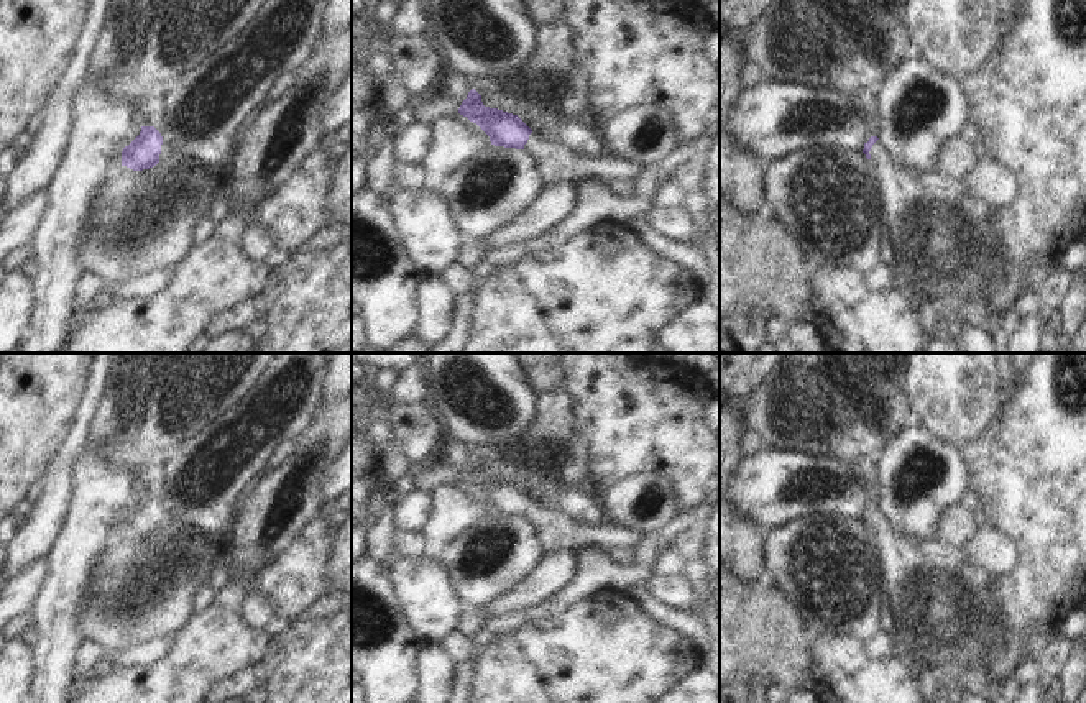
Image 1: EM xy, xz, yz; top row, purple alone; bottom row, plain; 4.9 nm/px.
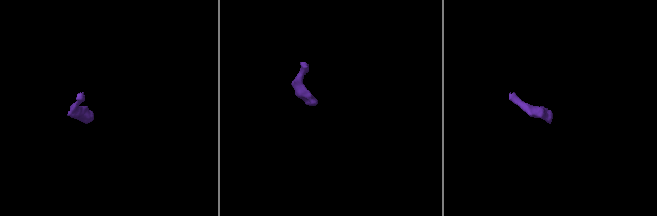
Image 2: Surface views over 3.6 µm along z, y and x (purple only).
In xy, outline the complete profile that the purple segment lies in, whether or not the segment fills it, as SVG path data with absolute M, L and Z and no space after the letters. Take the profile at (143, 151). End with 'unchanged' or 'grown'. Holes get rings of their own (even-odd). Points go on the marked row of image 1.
M141 126L140 135L123 148L122 166L143 171L156 164L173 171L179 168L199 169L191 159L182 158L181 153L168 146L154 126Z; grown

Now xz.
M475 89L468 92L458 113L476 123L490 136L491 145L524 149L534 159L542 186L580 182L582 179L595 179L603 186L611 186L614 181L634 181L646 169L605 154L577 156L537 136L518 115L485 107Z; grown

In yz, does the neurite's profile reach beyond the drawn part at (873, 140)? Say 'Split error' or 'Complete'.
Split error.

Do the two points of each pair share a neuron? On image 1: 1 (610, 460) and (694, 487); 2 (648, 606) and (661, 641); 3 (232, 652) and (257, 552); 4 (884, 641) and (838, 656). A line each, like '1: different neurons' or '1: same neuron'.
1: same neuron
2: different neurons
3: same neuron
4: different neurons

